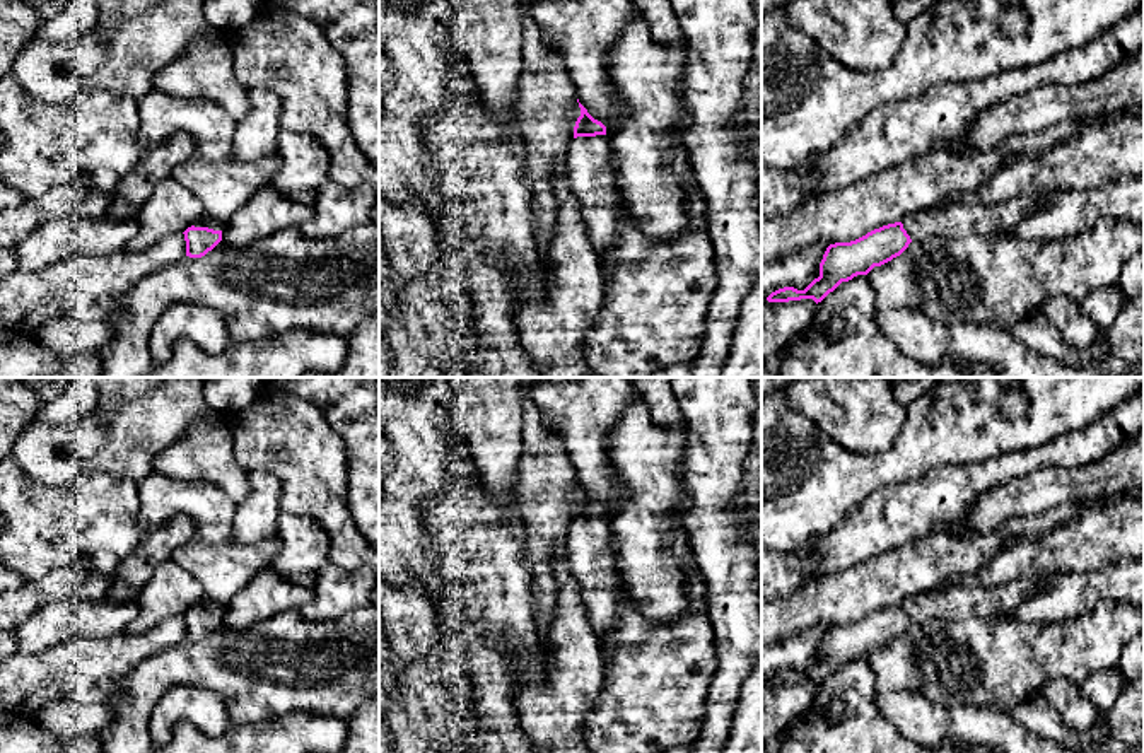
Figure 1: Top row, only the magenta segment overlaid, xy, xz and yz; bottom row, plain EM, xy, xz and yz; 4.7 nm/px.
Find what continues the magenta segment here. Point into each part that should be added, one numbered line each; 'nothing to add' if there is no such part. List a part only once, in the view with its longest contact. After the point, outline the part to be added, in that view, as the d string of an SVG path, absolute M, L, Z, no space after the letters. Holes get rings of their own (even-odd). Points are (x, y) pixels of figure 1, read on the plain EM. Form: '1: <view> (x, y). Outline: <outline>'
1: xz (593, 555). Outline: M608 519L574 521L567 536L567 553L572 575L581 584L589 627L606 656L625 587L618 572L620 553Z

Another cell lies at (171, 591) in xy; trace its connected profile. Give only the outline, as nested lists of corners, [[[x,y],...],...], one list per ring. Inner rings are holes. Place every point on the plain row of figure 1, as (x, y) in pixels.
[[[166,560],[137,596],[138,613],[125,632],[145,633],[171,616],[184,615],[203,599],[198,581],[172,560]]]

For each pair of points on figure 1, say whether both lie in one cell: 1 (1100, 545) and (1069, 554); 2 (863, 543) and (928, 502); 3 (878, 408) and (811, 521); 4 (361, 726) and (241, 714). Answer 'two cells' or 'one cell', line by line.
1: one cell
2: one cell
3: two cells
4: two cells

